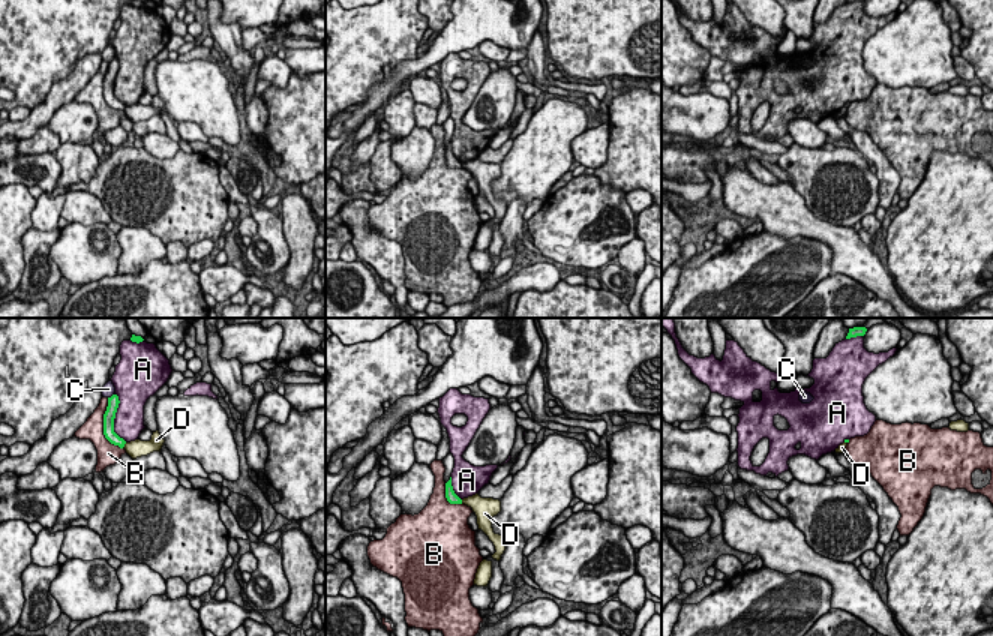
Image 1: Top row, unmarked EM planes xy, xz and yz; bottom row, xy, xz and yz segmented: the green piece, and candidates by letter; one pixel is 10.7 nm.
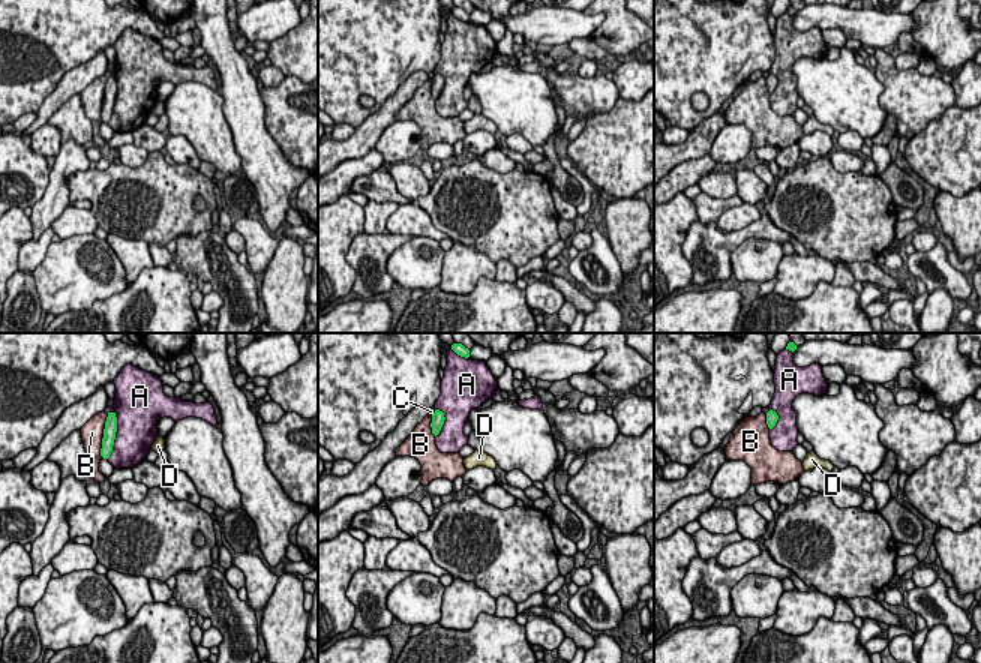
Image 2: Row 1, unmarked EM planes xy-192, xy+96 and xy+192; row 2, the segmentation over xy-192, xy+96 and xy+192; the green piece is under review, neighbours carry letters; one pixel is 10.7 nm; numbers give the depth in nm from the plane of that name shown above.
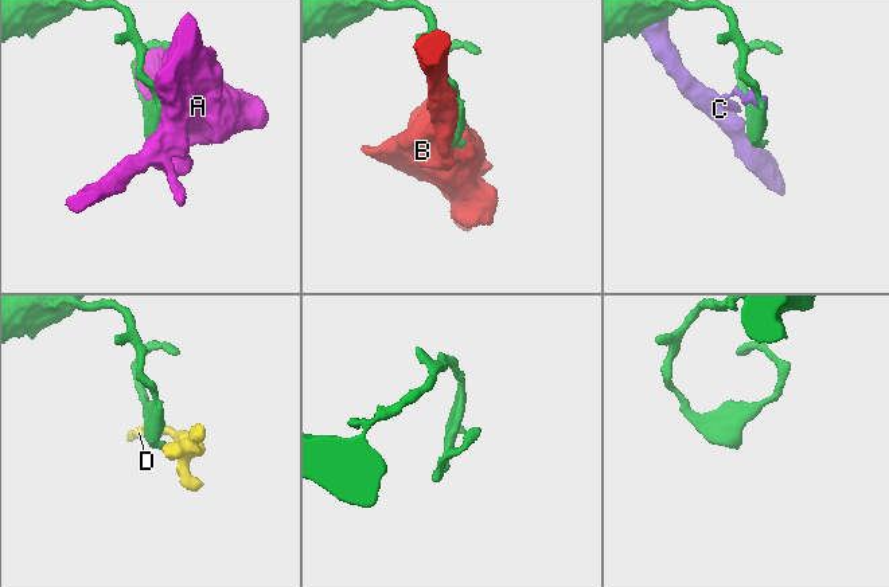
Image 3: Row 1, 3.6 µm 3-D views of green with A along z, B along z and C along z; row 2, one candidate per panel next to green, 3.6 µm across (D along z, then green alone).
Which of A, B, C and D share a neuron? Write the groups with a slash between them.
A / B / C / D

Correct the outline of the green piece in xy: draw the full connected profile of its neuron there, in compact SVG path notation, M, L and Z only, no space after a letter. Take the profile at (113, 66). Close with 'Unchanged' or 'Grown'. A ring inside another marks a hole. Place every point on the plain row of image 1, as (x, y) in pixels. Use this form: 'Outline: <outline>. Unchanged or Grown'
Outline: M112 58L111 62L108 62L108 70L104 78L104 99L111 108L123 112L126 105L114 96L114 82L116 82L118 68L120 64L117 58Z. Unchanged

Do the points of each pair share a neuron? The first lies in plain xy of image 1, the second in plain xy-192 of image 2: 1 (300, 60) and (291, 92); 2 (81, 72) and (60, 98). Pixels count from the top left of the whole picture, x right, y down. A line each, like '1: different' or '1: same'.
1: different
2: same

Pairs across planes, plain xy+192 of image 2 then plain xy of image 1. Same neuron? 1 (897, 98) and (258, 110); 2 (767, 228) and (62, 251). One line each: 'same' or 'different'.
1: different
2: different

